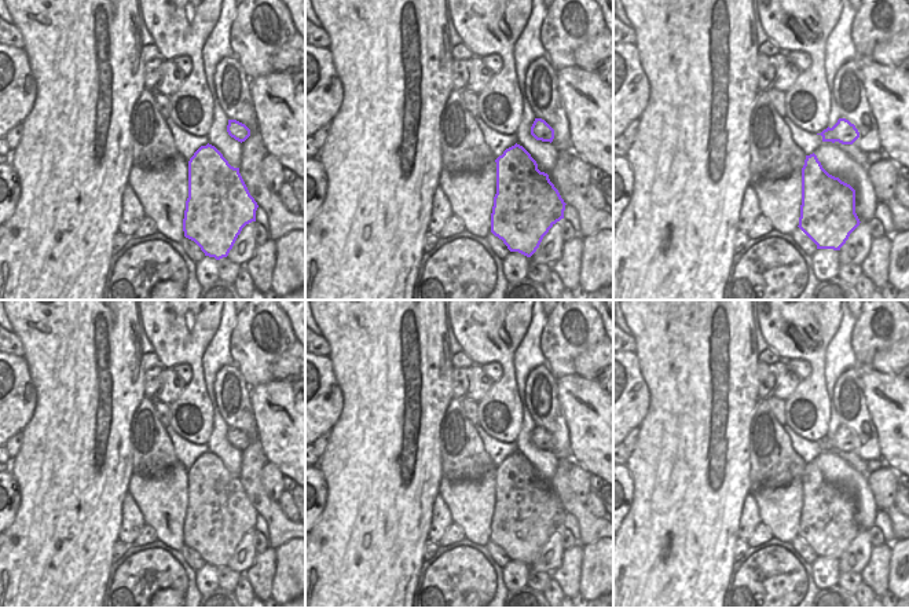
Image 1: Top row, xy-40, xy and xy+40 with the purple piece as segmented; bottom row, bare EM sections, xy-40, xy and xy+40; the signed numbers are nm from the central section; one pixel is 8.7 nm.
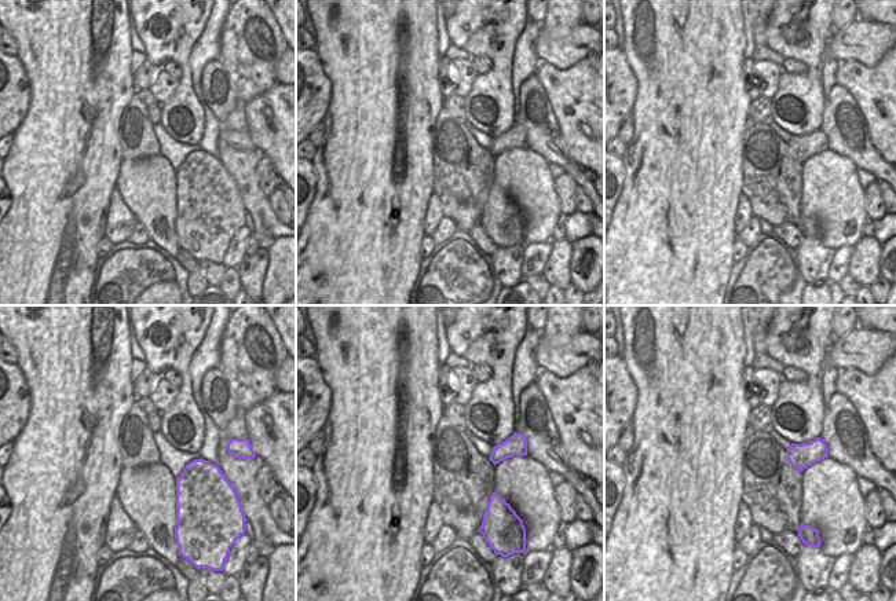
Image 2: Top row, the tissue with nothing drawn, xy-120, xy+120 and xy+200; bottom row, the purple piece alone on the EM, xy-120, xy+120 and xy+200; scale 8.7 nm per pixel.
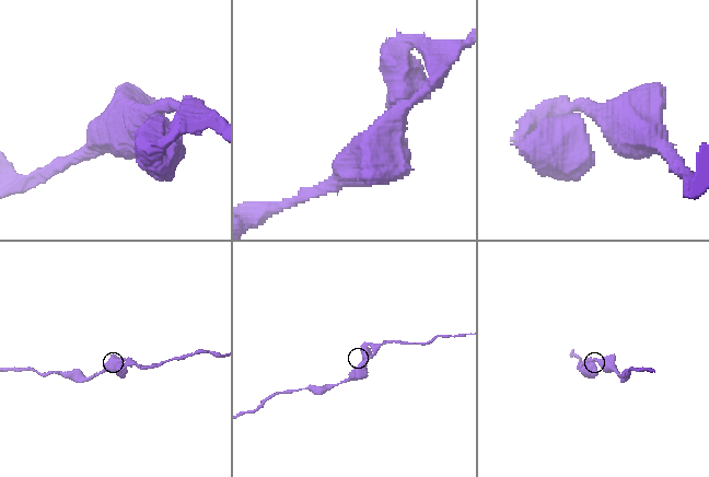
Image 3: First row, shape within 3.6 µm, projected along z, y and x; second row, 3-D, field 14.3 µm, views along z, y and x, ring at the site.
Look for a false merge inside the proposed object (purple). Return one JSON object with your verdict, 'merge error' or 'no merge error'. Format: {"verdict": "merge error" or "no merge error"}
{"verdict": "no merge error"}

